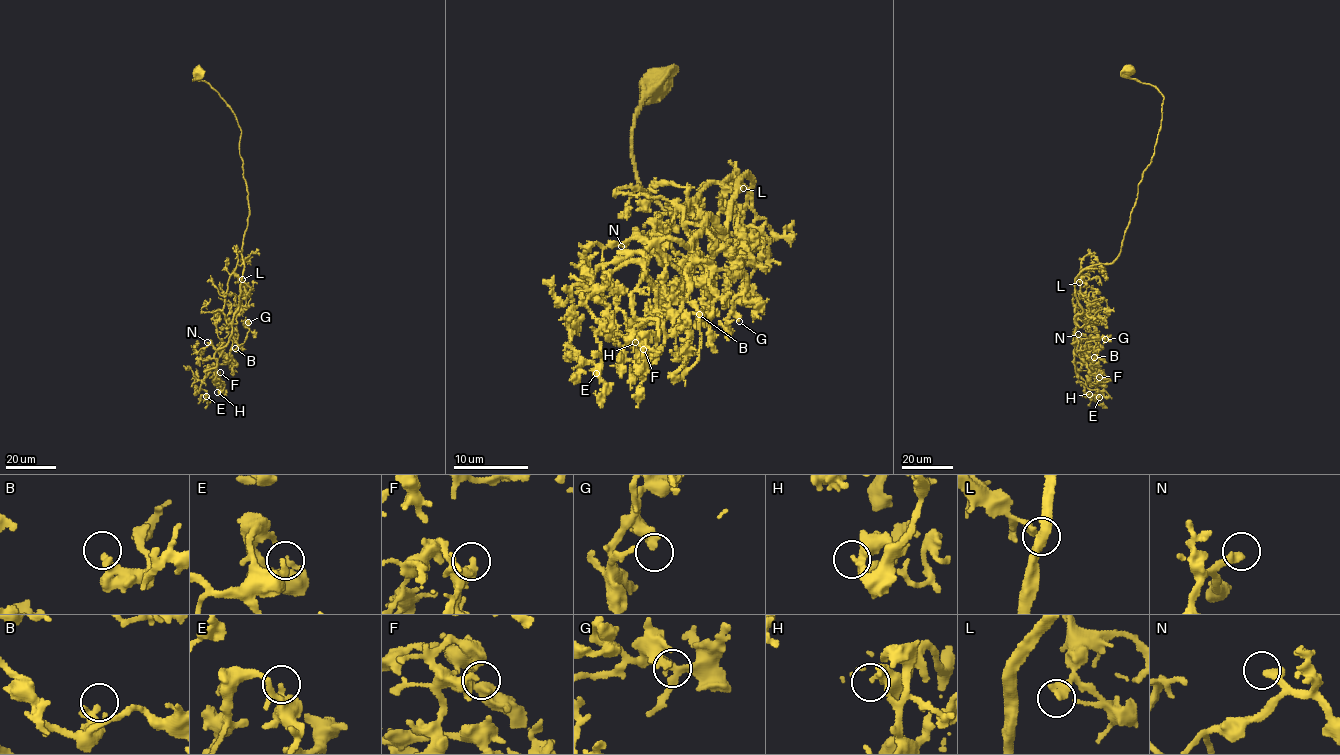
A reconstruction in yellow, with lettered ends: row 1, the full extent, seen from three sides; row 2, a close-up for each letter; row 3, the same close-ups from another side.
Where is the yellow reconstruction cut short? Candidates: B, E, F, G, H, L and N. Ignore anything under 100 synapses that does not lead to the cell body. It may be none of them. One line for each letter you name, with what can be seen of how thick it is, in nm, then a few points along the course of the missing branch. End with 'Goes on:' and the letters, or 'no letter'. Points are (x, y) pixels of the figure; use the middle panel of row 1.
N: Thickness 320 nm. Course of what is missing: (621, 246), (632, 264), (627, 270), (643, 288)
Goes on: N

